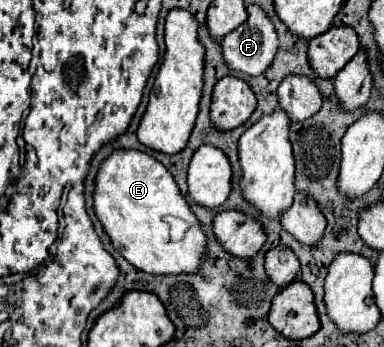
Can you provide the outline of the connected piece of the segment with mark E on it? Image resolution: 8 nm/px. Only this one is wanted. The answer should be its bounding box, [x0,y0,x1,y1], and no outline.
[94,150,208,274]

